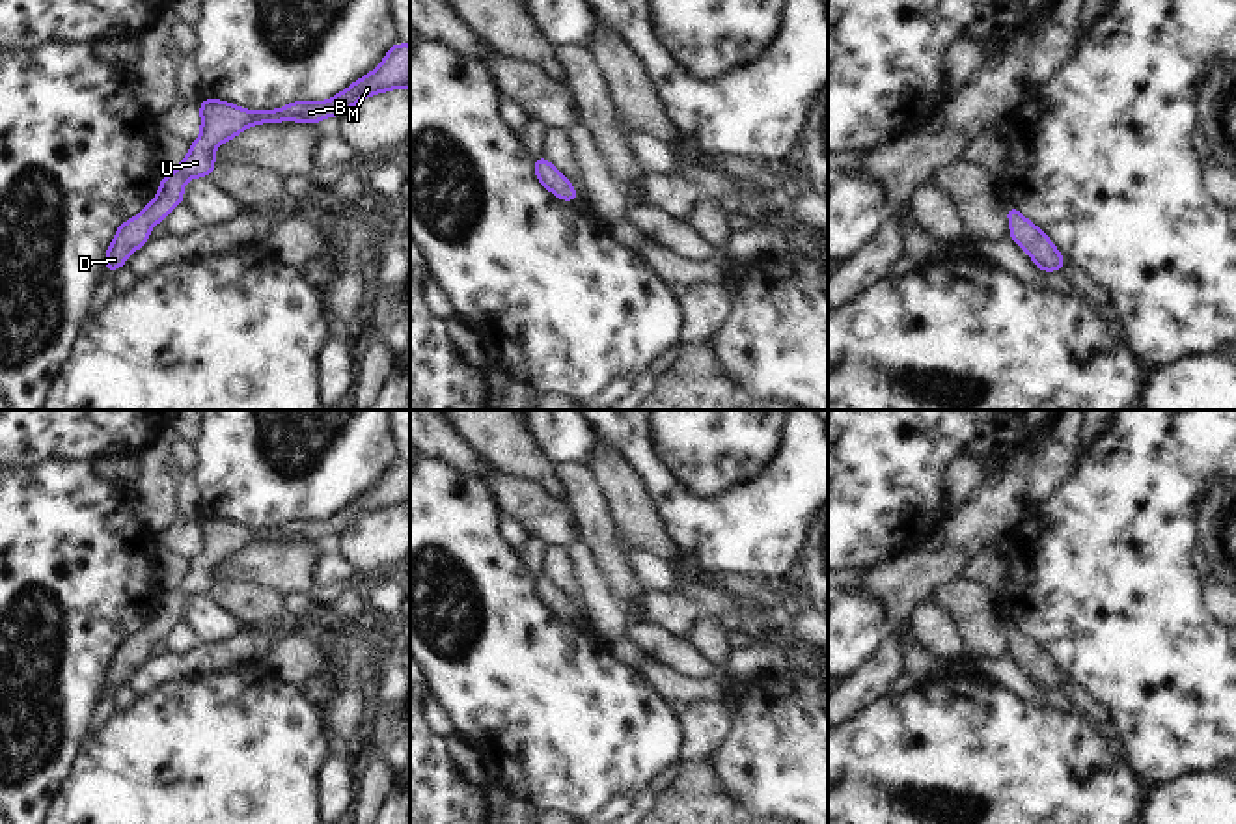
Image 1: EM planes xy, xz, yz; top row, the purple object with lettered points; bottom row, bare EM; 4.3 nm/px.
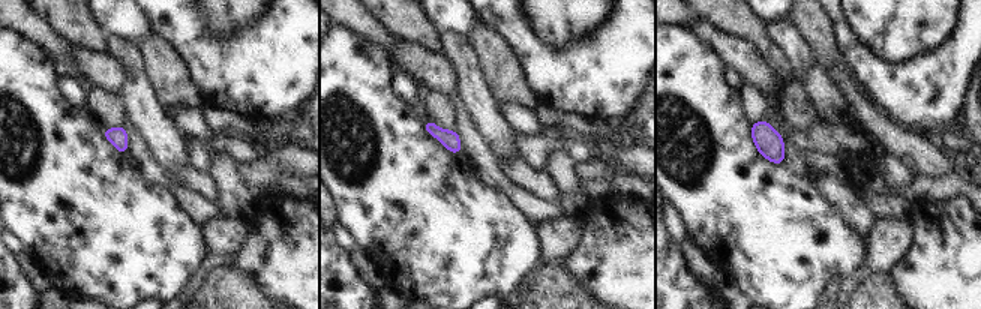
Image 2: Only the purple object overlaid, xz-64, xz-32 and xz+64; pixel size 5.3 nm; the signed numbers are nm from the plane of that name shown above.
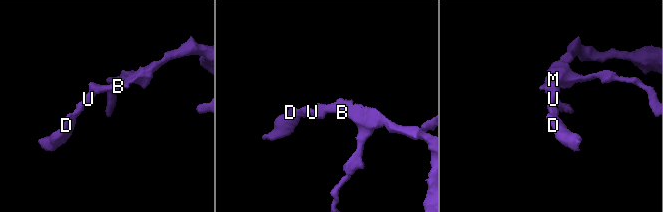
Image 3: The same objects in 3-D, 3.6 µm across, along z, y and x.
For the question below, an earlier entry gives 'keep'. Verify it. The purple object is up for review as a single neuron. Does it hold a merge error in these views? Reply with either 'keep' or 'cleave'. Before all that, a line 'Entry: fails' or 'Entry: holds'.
Entry: holds
keep

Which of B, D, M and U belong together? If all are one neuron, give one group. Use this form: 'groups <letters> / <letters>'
groups B D M U

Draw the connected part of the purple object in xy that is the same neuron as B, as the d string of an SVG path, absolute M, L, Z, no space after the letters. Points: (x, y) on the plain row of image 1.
M395 460L382 481L330 518L295 518L280 528L248 529L218 516L203 516L201 554L190 561L190 570L179 585L164 593L157 615L136 634L123 639L106 667L106 688L116 690L127 675L149 658L151 643L164 639L168 630L183 621L183 604L192 595L207 595L216 585L214 567L257 541L304 539L315 542L328 533L343 533L364 515L382 509L410 507L410 462Z

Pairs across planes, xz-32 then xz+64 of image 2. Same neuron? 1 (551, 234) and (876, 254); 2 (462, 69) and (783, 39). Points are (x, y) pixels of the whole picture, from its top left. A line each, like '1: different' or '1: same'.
1: same
2: same

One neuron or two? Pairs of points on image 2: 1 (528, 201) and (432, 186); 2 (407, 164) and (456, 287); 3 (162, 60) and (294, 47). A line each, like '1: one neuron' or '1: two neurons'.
1: two neurons
2: one neuron
3: two neurons

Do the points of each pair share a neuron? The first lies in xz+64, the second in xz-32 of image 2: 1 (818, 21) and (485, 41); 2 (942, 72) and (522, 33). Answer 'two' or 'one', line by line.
1: one
2: one

